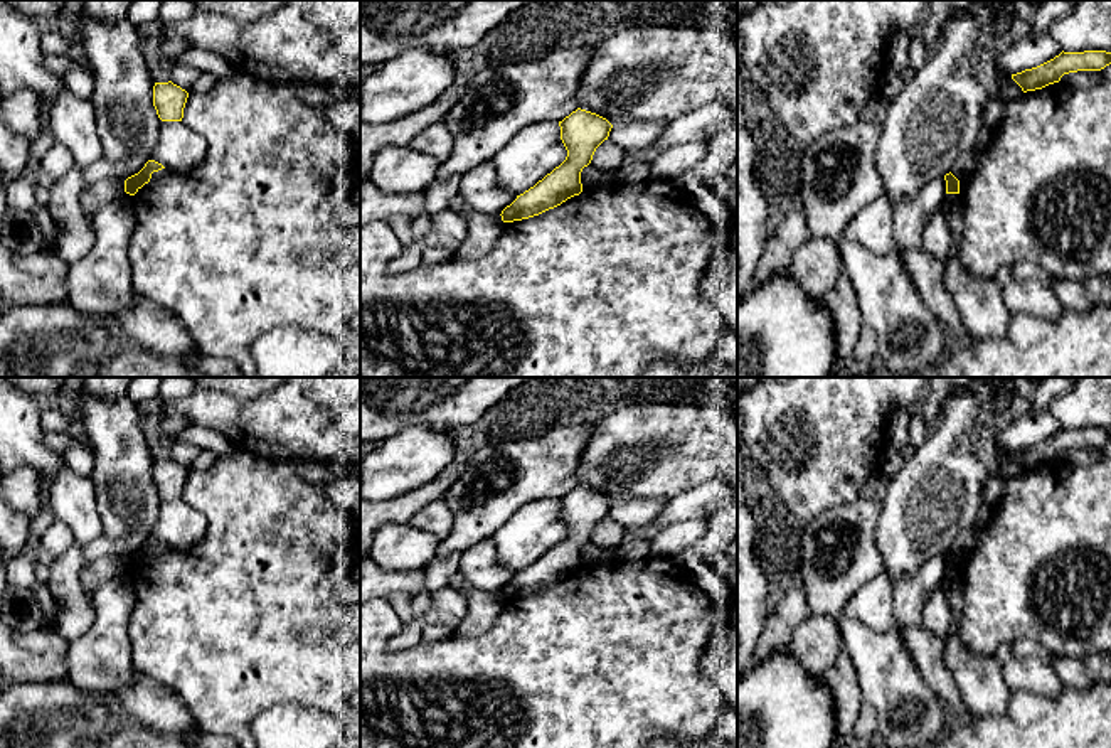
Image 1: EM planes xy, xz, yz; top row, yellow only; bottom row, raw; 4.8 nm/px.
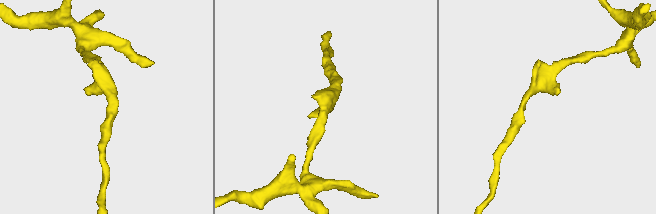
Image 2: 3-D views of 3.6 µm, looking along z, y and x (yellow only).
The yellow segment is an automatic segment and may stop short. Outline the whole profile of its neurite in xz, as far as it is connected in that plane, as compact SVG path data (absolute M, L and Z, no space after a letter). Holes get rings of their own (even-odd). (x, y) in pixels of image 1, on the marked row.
M581 108L559 121L559 126L567 150L566 160L534 187L517 195L502 211L503 222L539 216L579 195L582 192L581 172L591 163L596 148L608 140L613 128L606 118Z

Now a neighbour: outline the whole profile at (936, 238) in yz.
M943 209L924 226L921 234L921 246L936 259L946 259L951 248L951 231Z

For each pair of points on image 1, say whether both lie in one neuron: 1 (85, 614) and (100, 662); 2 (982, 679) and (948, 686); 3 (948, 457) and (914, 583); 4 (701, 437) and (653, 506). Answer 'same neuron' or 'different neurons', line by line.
1: different neurons
2: different neurons
3: different neurons
4: different neurons

